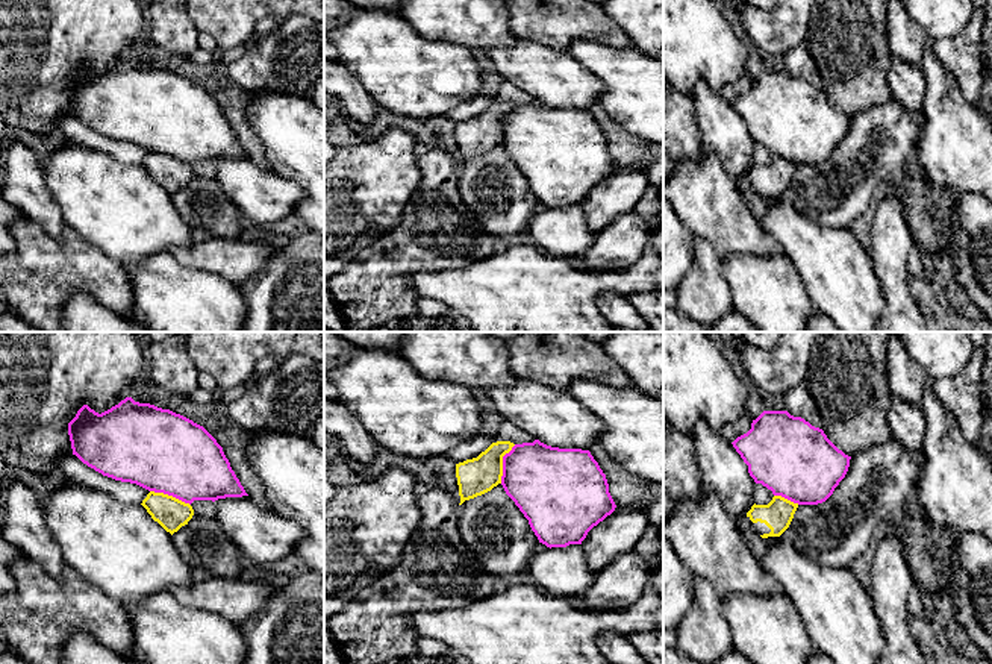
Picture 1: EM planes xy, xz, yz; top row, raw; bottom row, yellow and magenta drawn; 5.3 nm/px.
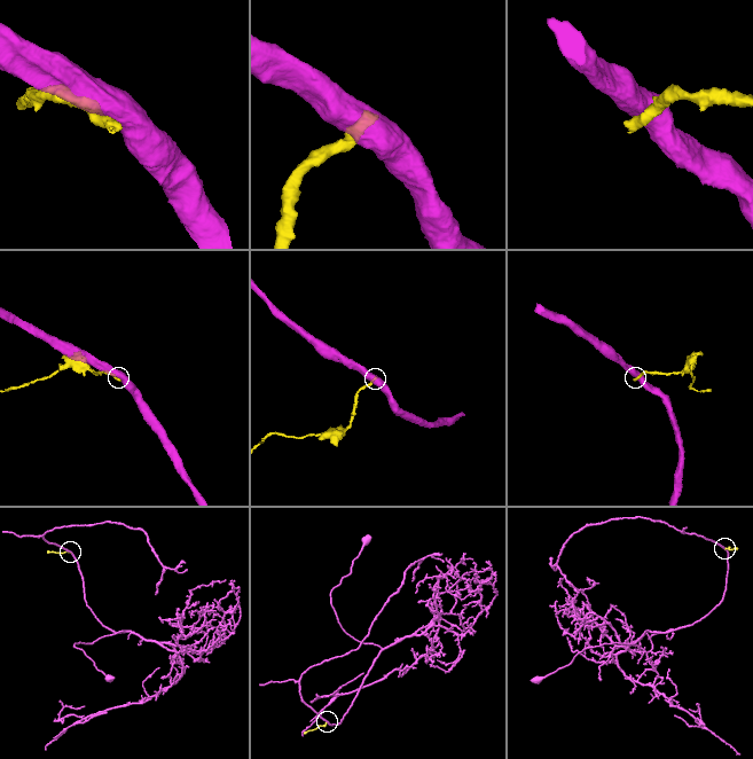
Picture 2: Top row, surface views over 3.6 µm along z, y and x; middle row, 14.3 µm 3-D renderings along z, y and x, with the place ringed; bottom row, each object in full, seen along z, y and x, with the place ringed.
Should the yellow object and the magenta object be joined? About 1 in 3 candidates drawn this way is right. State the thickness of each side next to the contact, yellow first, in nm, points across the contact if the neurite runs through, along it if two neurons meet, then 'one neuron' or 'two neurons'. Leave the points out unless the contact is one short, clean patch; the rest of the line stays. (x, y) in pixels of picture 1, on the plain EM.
calibres 170 and 440 nm; two neurons

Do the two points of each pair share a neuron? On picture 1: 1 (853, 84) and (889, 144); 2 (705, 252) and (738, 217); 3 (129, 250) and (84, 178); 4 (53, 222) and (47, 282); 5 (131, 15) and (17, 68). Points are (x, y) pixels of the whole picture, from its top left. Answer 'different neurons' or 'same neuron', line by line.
1: different neurons
2: different neurons
3: same neuron
4: different neurons
5: same neuron

